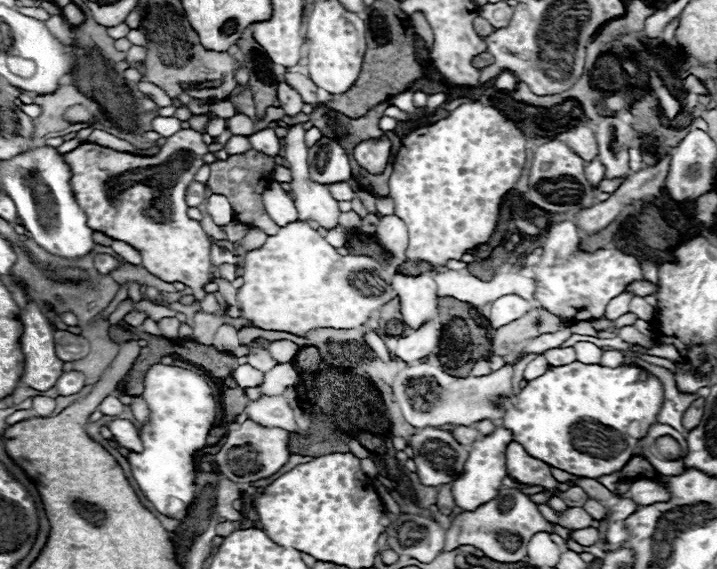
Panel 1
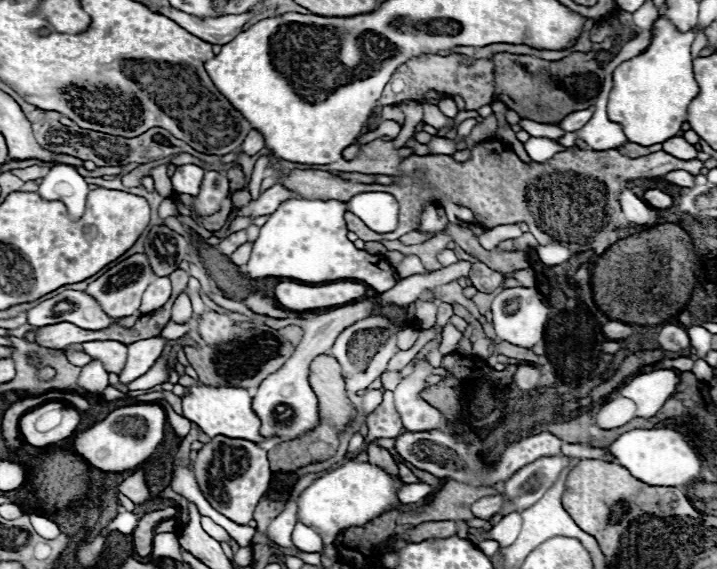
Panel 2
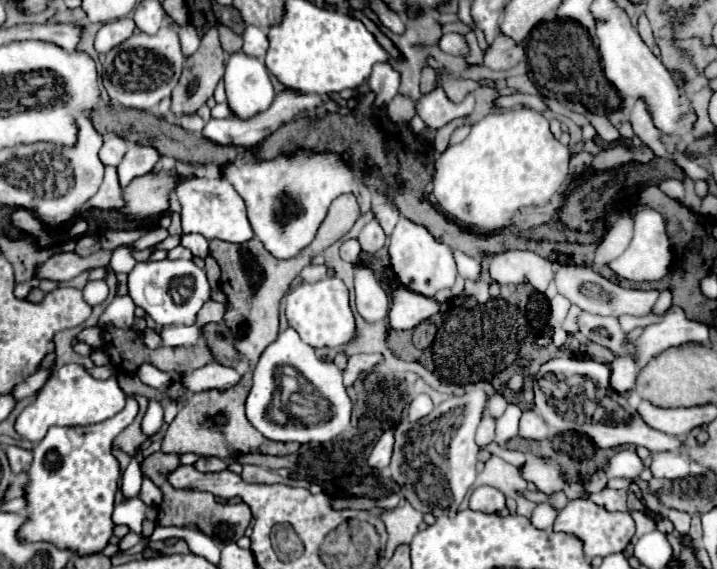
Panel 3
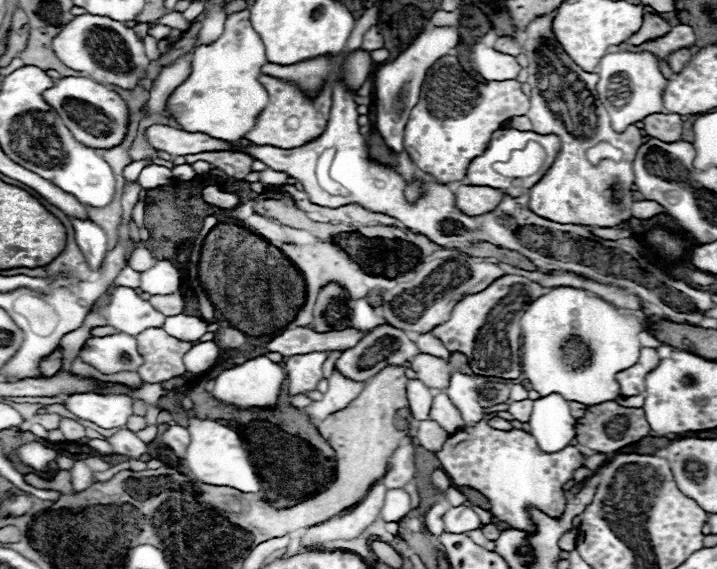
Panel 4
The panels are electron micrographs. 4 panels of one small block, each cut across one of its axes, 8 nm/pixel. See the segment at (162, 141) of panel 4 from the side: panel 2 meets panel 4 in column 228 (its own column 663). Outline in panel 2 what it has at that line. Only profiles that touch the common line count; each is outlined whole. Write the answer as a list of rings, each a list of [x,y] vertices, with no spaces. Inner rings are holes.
[[[674,136],[672,140],[666,140],[662,146],[664,146],[662,148],[664,152],[668,152],[674,158],[680,158],[680,160],[694,160],[696,154],[698,154],[698,150],[692,144],[688,144],[682,136]]]

